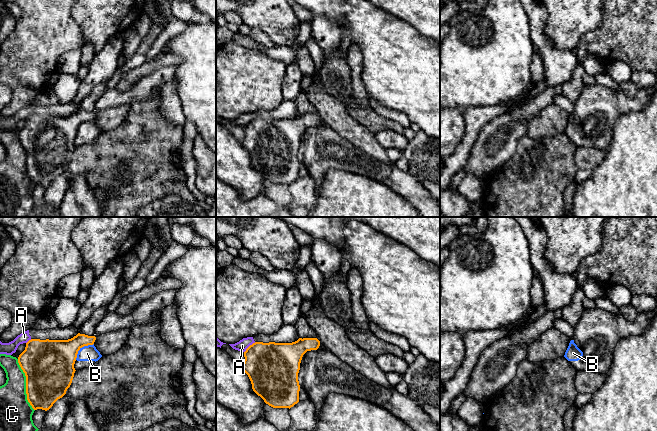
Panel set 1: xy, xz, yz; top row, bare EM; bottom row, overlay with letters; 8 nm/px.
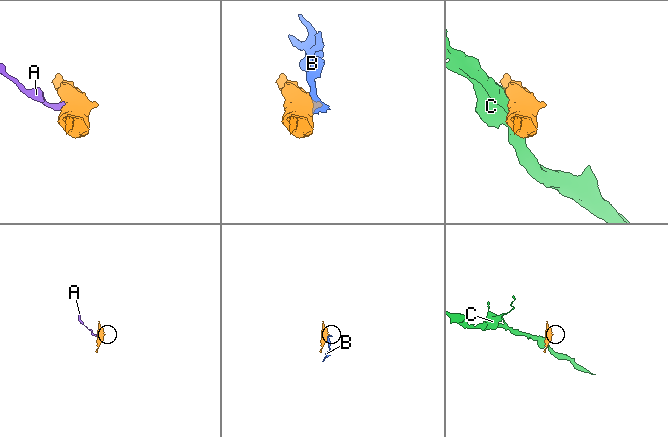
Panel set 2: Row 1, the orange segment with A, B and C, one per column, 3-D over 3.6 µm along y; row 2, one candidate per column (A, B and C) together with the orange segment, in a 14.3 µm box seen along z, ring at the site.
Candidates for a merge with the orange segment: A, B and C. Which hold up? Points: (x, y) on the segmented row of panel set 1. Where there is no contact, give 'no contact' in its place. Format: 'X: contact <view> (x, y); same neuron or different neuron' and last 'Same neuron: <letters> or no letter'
A: contact xz (249, 346); different neuron
B: contact xy (81, 347); different neuron
C: contact xy (26, 385); different neuron
Same neuron: no letter

